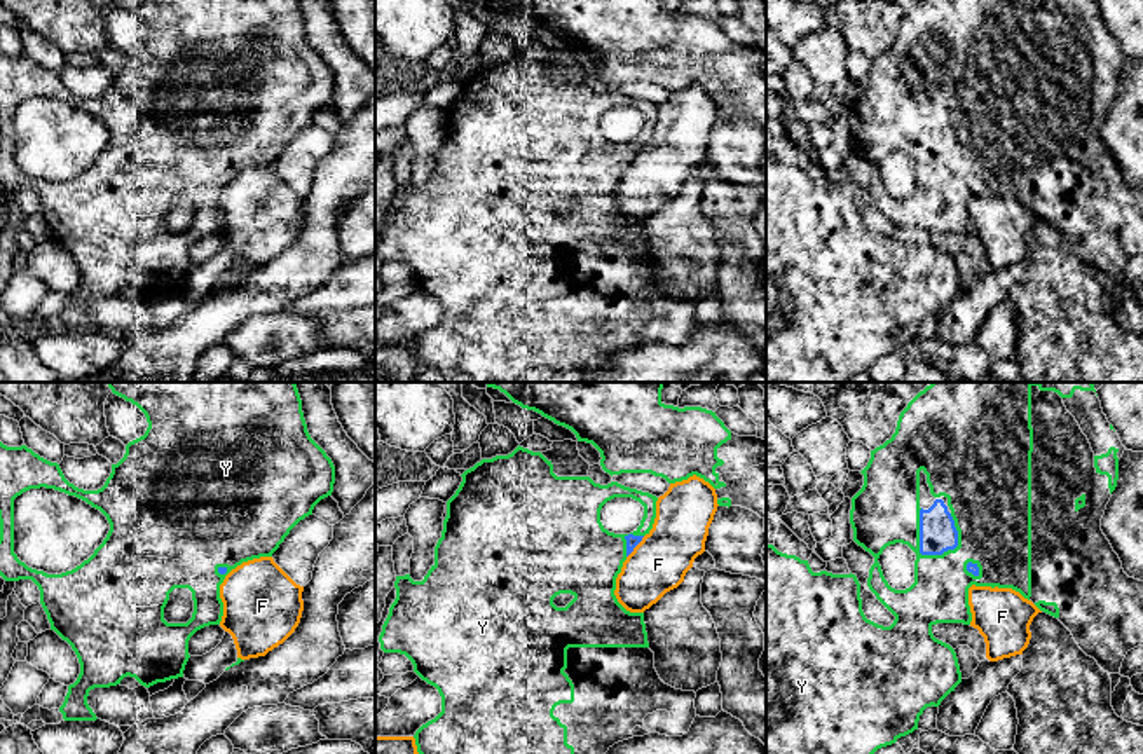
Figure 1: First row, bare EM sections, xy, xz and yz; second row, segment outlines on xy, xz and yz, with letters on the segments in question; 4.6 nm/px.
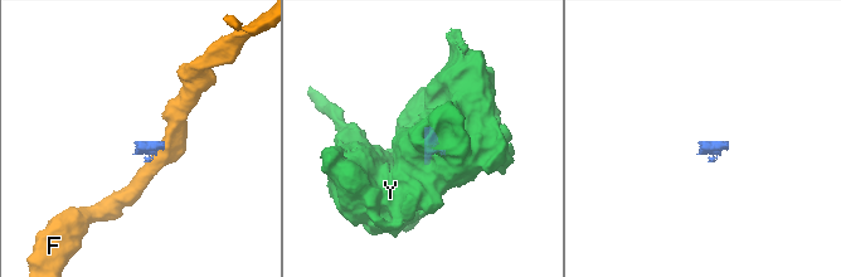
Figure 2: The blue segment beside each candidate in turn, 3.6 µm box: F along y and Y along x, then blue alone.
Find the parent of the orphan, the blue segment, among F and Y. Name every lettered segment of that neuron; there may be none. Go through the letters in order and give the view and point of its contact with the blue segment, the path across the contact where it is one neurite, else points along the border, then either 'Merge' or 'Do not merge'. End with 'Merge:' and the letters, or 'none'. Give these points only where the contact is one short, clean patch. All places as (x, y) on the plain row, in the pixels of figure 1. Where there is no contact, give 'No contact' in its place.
F: Touches blue at xz (636, 154). Boundary: xz (644, 145), (627, 166). Do not merge
Y: Touches blue at yz (920, 156). Merge
Merge: Y

